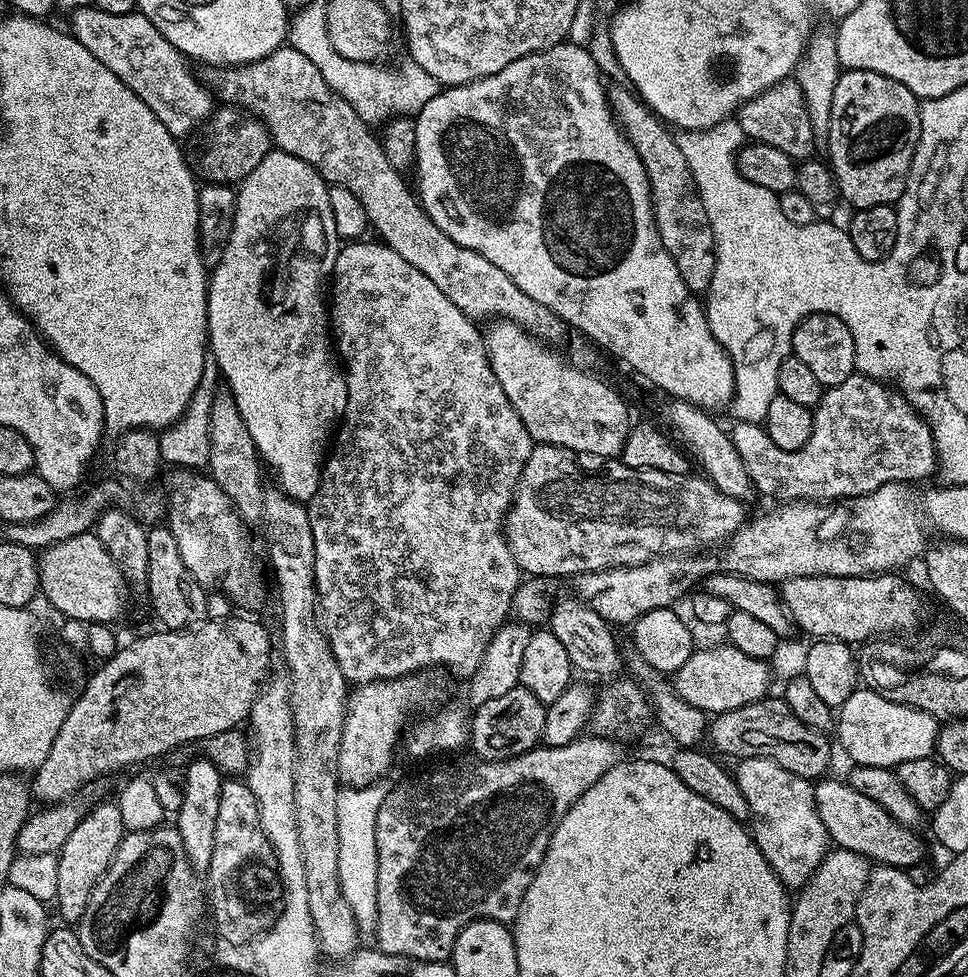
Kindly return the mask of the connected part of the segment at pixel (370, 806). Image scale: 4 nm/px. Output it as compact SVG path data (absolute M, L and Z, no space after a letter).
M377 782L364 788L341 787L338 794L338 878L340 889L354 912L354 922L364 942L375 941L378 922L378 846L376 819L384 801L385 785Z

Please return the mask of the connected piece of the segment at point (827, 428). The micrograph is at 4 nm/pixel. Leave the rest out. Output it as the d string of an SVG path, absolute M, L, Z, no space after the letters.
M853 374L846 378L846 382L831 385L812 413L812 429L806 446L793 452L778 450L778 446L770 442L761 425L743 422L733 425L733 428L730 428L732 442L738 458L742 458L742 466L746 466L746 474L750 474L753 489L759 495L761 492L764 496L777 496L777 501L780 502L848 500L852 496L870 494L878 490L878 486L886 486L895 480L924 480L938 468L936 443L924 417L895 387L889 386L885 381L875 380L873 376Z

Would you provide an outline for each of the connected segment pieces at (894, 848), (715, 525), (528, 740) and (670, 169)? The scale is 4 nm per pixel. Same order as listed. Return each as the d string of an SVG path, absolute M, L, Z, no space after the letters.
M821 779L815 785L814 802L818 818L822 818L822 826L826 826L829 841L835 847L867 856L876 864L889 864L892 868L905 870L925 859L924 844L913 829L899 824L882 806L878 806L878 802L874 802L874 798L866 798L866 794L854 790L854 786L843 779L828 779Z
M536 444L532 449L532 453L530 454L530 458L526 458L526 466L522 470L522 474L518 478L518 482L516 483L516 493L512 495L512 504L508 508L508 516L504 520L504 537L506 538L506 542L510 546L510 554L514 554L514 562L518 562L518 566L520 567L521 573L527 574L532 578L549 578L548 576L569 576L569 578L575 578L577 576L581 576L584 572L601 572L602 570L606 570L607 568L629 568L630 566L634 566L635 564L644 564L647 560L654 560L657 556L678 556L681 554L700 554L705 550L712 550L712 548L717 544L717 546L723 545L725 542L732 539L732 535L740 529L741 526L746 523L746 515L744 516L744 508L745 505L741 503L739 500L735 500L734 498L730 498L726 494L722 494L722 490L718 490L716 487L711 484L710 481L707 480L703 475L695 474L696 476L692 476L693 474L666 474L662 470L650 470L649 468L631 468L630 466L626 466L624 461L619 458L604 458L599 462L593 463L596 464L593 468L588 468L585 472L579 472L576 469L576 460L578 460L578 454L574 450L570 450L569 448L559 448L558 446L554 446L553 444Z
M517 686L499 698L479 705L470 716L470 748L482 760L509 760L529 752L541 743L544 734L545 705L530 690Z
M614 84L607 89L608 103L625 136L642 159L648 185L651 188L652 208L656 229L667 252L674 256L675 265L686 286L694 294L707 291L713 277L716 261L713 232L708 226L705 204L698 194L697 183L679 149L675 135L636 94L624 84Z

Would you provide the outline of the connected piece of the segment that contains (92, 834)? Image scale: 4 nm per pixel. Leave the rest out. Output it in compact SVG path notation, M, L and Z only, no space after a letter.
M115 802L109 804L93 803L88 813L74 826L70 838L60 847L56 856L58 862L58 890L55 907L60 907L61 921L79 922L86 910L86 902L90 902L90 894L97 882L104 877L122 838L126 834L122 814Z

